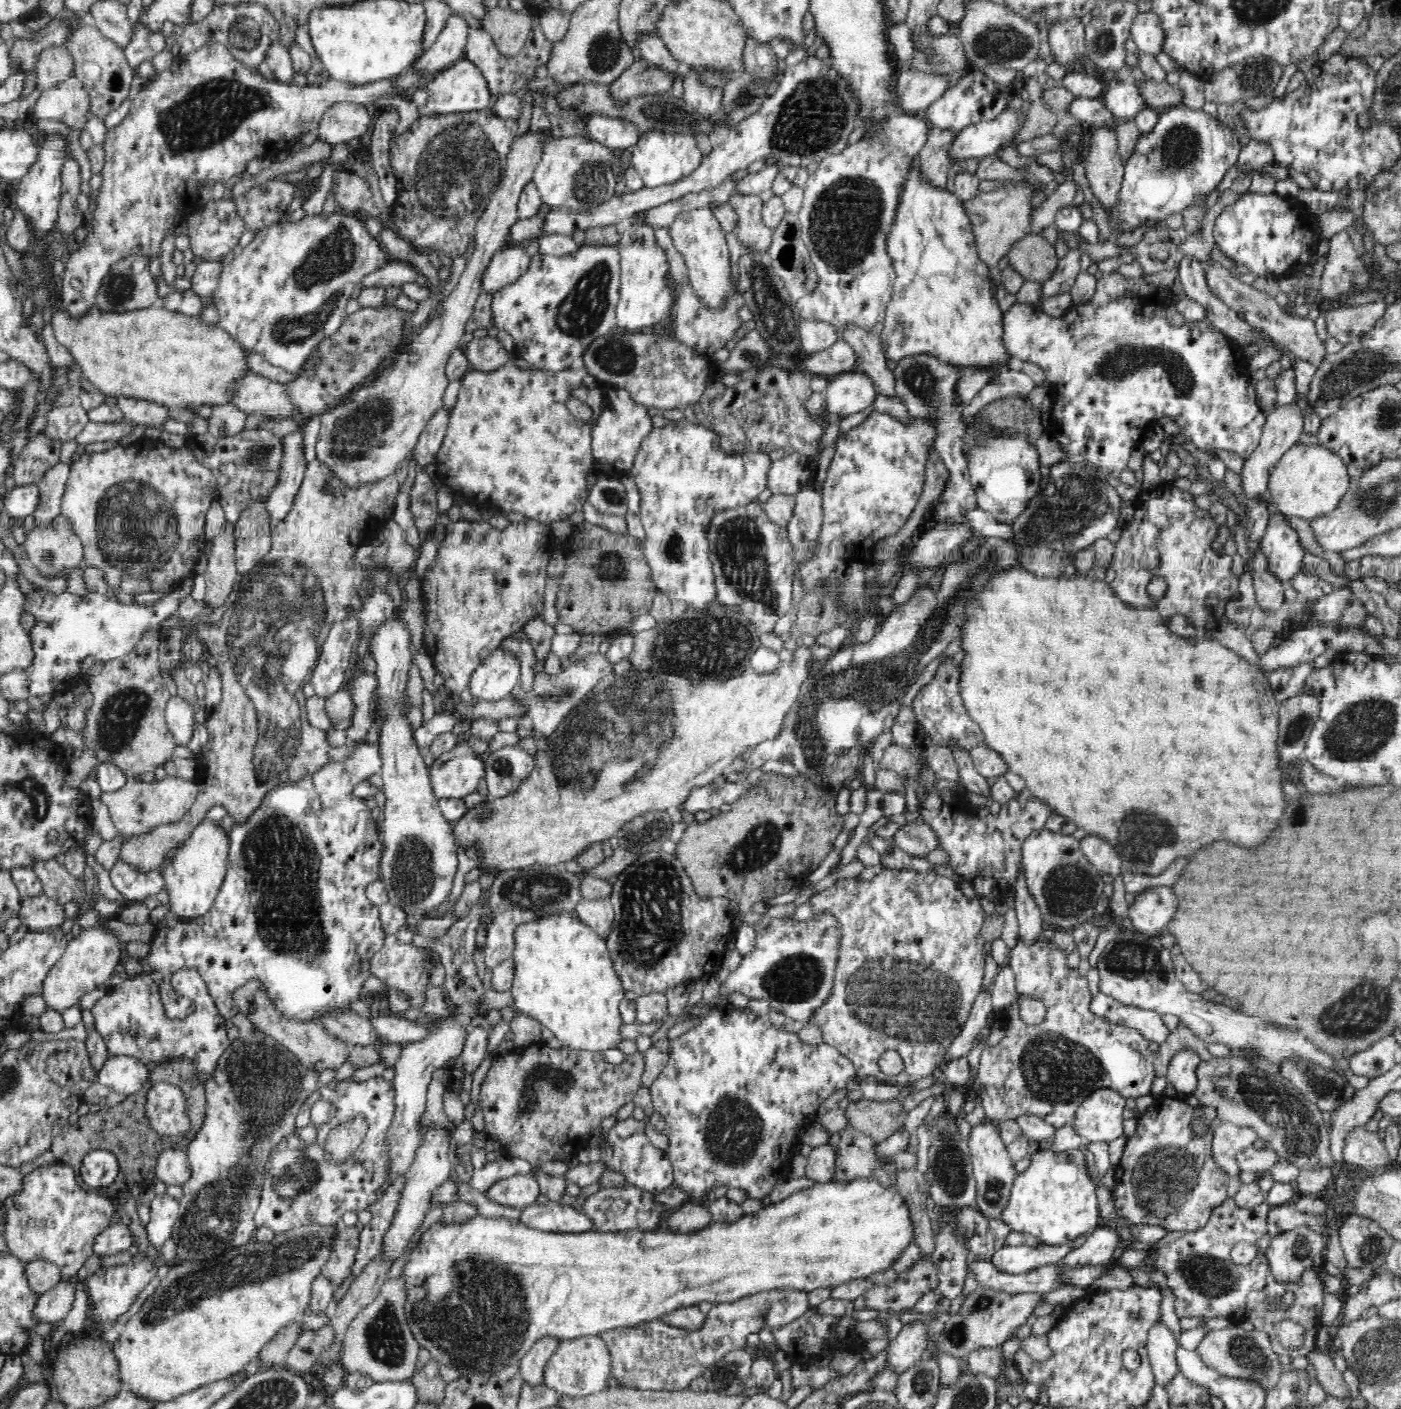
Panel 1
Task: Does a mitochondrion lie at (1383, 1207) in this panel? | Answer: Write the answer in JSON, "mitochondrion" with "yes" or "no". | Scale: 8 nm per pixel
{"mitochondrion":"yes"}

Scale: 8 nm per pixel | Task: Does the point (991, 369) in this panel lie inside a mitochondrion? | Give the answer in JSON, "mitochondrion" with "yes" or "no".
{"mitochondrion":"no"}

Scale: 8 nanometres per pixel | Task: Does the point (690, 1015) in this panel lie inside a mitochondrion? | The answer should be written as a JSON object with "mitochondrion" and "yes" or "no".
{"mitochondrion":"no"}

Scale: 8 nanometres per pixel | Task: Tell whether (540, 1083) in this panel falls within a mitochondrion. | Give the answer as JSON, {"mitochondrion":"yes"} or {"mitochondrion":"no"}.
{"mitochondrion":"yes"}

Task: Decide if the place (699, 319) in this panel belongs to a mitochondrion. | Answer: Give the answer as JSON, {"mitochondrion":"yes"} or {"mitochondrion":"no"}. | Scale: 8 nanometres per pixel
{"mitochondrion":"no"}

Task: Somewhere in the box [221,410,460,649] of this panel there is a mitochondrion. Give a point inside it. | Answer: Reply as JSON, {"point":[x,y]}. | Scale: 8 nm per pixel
{"point":[258,459]}

